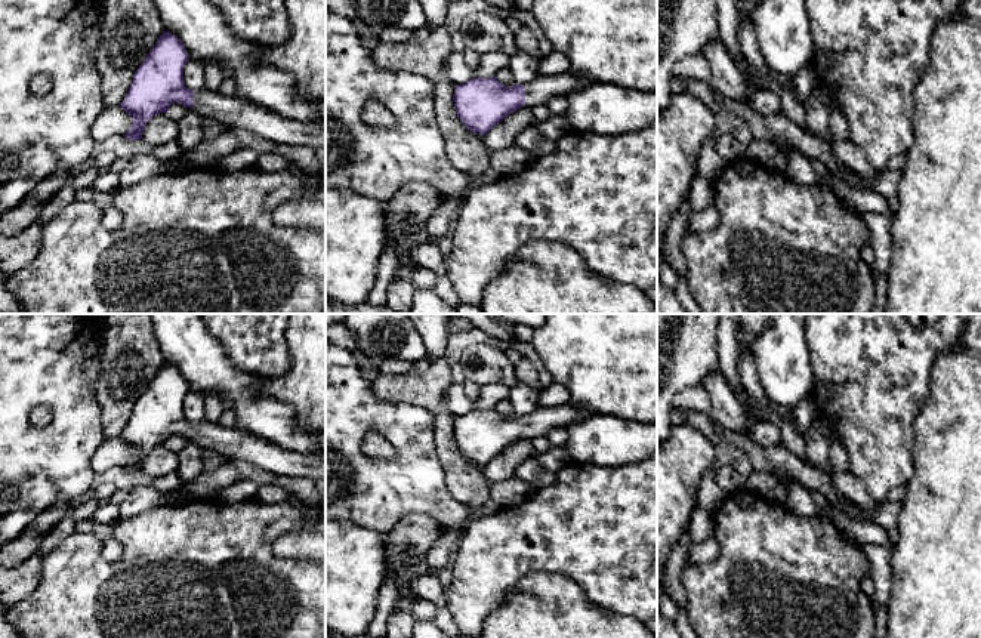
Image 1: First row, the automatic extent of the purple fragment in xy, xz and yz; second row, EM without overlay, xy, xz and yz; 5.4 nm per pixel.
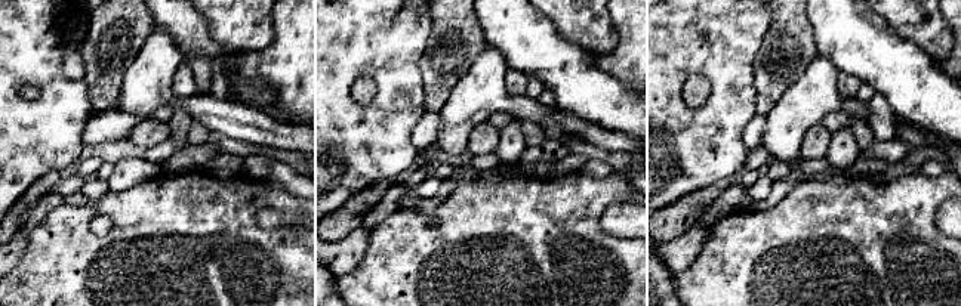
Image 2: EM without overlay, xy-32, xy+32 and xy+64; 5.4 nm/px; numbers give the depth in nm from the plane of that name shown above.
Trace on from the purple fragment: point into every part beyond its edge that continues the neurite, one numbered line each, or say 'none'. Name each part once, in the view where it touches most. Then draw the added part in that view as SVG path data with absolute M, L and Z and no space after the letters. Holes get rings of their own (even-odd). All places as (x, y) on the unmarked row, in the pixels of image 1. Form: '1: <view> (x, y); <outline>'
1: xz (539, 422); M570 401L547 409L539 406L534 412L525 416L525 438L533 440L547 435L553 428L568 428L593 414L596 413L581 406L574 406Z

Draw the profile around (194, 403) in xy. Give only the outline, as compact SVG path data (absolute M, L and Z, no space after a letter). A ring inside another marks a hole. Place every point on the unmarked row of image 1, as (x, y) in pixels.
M189 391L183 400L183 414L191 422L201 422L204 419L204 397Z

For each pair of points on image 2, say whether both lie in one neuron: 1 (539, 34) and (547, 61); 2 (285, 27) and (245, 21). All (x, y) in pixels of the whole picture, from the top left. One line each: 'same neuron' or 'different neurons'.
1: same neuron
2: different neurons

